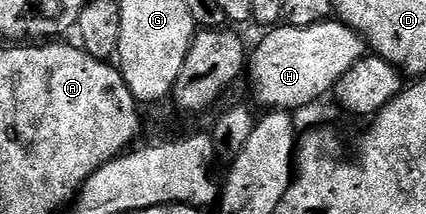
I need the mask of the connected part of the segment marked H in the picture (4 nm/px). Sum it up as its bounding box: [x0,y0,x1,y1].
[248,18,368,110]

